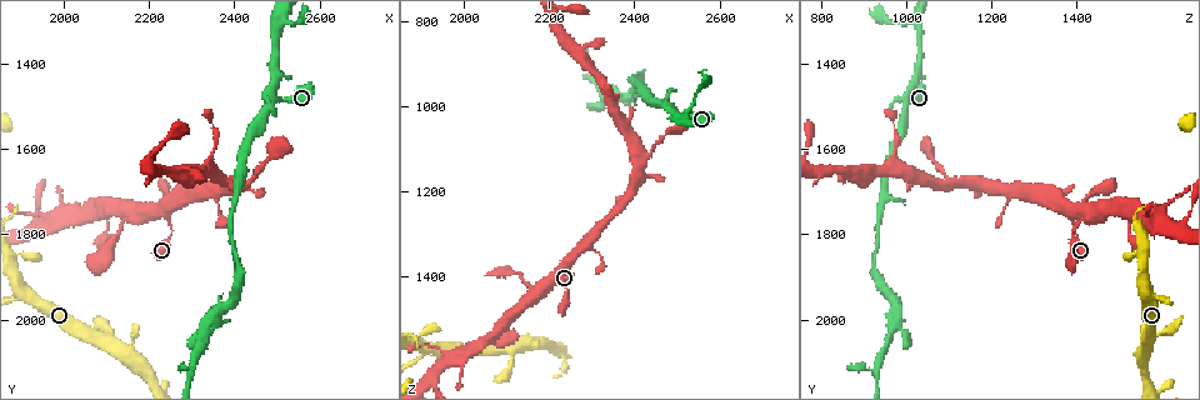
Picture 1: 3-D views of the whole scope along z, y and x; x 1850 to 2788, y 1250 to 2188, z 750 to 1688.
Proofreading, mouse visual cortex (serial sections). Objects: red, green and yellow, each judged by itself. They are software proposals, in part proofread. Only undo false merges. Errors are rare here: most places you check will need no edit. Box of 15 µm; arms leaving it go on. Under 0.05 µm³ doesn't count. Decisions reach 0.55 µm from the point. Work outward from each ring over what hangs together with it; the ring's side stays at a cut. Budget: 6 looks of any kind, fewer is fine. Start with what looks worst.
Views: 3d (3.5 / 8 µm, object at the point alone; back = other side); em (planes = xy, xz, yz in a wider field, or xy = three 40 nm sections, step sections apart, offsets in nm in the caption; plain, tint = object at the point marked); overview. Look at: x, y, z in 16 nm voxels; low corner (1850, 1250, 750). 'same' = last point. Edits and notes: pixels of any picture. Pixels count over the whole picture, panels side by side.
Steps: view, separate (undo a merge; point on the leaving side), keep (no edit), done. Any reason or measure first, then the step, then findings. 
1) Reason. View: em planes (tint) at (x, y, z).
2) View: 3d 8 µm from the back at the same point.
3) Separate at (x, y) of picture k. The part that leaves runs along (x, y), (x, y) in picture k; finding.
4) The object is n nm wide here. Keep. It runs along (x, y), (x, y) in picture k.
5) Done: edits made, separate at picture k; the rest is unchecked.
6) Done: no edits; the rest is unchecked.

Thin neck. View: 3d 8 µm at (2495, 1485, 1010).

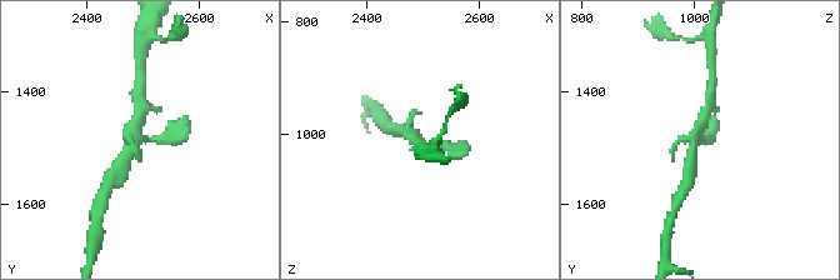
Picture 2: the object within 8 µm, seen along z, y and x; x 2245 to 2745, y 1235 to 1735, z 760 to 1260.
View: 3d 3.5 µm at (2495, 1485, 1005).

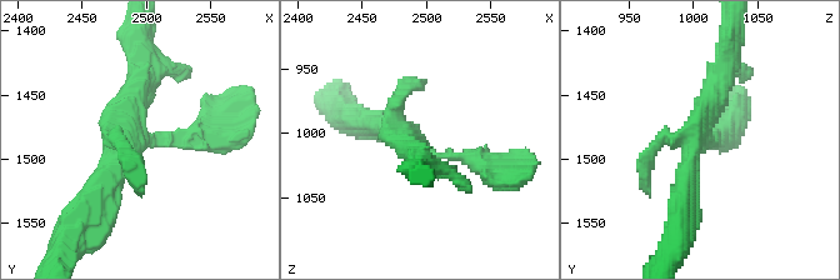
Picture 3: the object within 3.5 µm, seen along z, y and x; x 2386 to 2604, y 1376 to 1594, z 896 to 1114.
View: em xy step 3 (tint) at (2496, 1488, 1008).

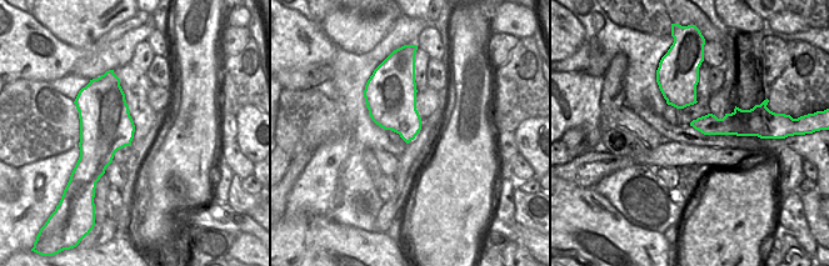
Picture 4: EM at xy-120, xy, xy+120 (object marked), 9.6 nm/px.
Keep. It runs along (218, 133), (134, 140), (95, 201) in picture 3; all the same cell.

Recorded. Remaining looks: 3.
Abrupt turn. View: 3d 3.5 µm from the back at (2300, 2115, 935).

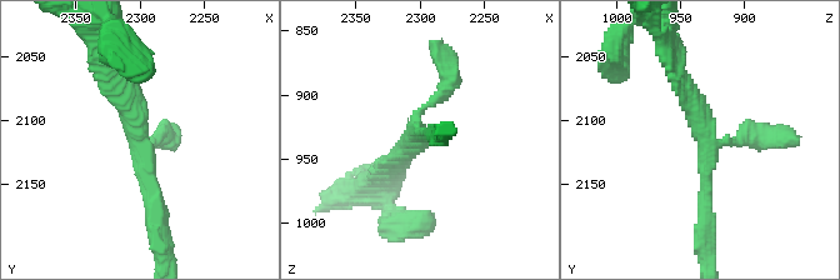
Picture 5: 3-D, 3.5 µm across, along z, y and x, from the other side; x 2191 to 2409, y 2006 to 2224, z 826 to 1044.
Now the EM. View: em xy step 2 (tint) at (2302, 2114, 930).

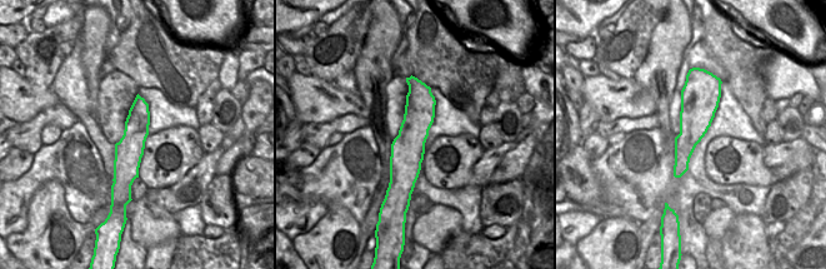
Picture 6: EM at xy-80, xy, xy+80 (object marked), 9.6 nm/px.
Cut it another way. View: em xy step 3 (tint) at the same point.

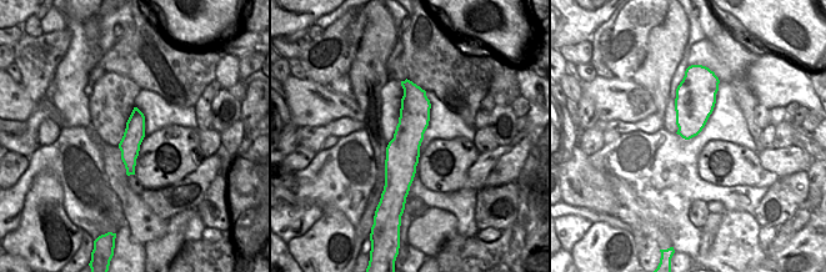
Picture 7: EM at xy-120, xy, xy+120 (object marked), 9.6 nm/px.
Keep. Continuous, no second cell.

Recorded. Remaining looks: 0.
Done: no edits; the rest is unchecked.

